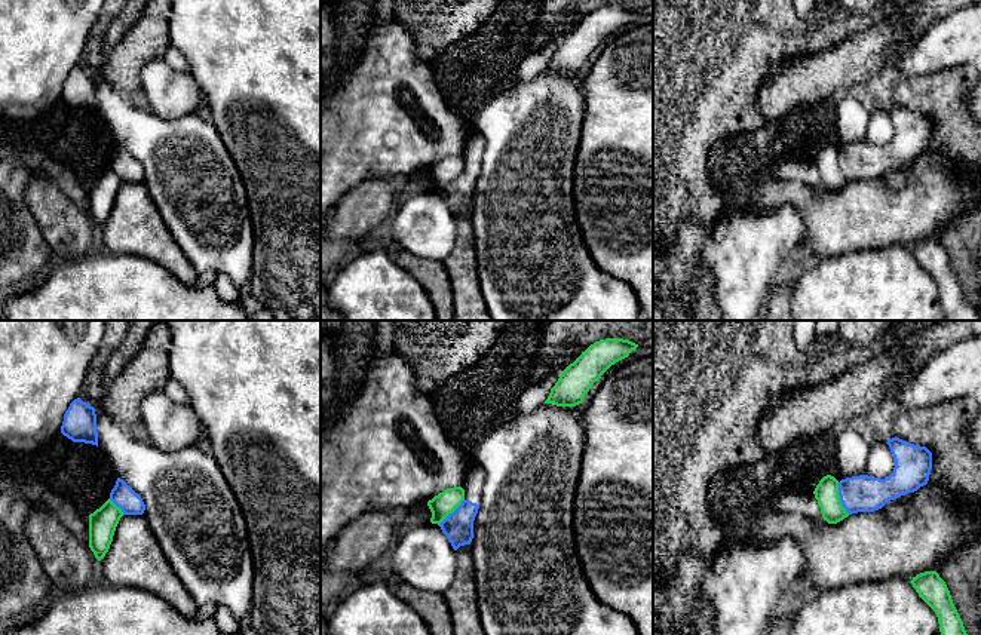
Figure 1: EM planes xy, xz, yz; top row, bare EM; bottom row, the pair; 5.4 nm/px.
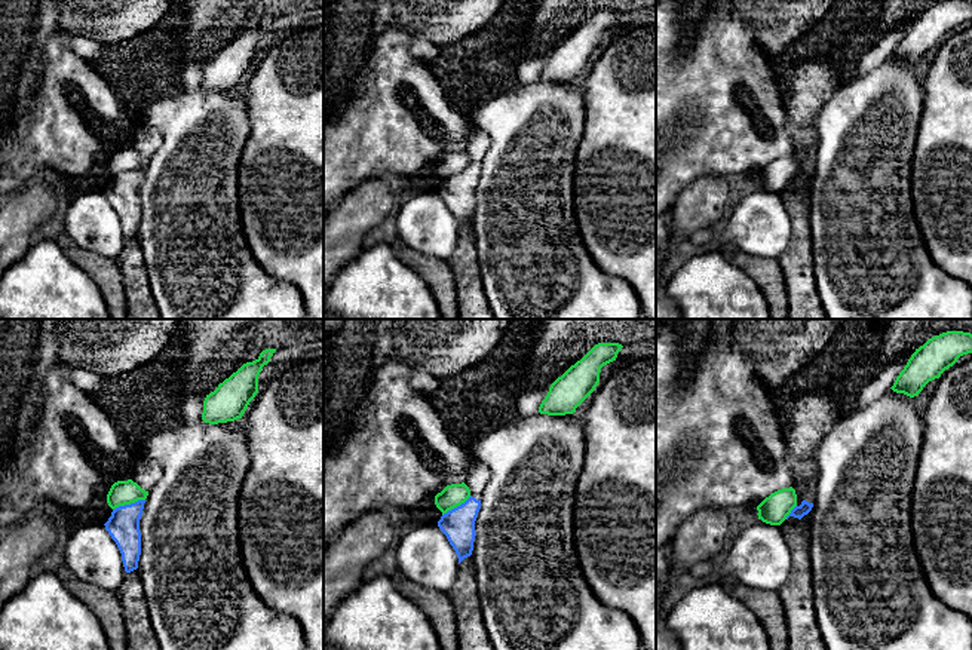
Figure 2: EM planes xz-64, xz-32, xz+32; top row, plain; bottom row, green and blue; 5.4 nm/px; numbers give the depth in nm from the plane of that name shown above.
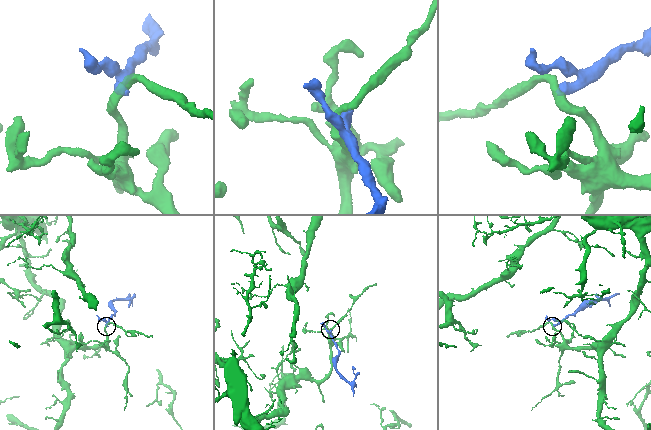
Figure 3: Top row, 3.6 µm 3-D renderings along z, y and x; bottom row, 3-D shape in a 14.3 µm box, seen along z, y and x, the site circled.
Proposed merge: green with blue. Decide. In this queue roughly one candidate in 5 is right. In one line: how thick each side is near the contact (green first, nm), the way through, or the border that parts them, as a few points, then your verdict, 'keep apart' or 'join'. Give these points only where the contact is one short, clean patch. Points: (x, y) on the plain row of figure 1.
130 nm thick on the green side, 200 nm on the other; border along yz (837, 150), (839, 168), (849, 181); keep apart

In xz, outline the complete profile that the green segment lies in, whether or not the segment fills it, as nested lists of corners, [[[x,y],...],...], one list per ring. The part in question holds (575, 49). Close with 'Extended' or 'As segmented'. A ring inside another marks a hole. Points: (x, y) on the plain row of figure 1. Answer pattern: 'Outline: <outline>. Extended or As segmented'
Outline: [[[606,6],[591,12],[560,43],[545,71],[576,74],[592,52],[616,30],[629,24],[638,12],[623,6]]]. As segmented

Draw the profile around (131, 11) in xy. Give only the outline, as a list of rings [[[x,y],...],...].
[[[125,0],[120,12],[110,22],[105,34],[104,45],[107,50],[113,49],[128,33],[128,30],[140,19],[148,0]]]

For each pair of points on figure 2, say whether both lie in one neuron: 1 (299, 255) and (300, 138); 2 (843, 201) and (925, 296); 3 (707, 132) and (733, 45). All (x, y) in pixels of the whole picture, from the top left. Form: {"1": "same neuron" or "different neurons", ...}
{"1": "same neuron", "2": "same neuron", "3": "same neuron"}

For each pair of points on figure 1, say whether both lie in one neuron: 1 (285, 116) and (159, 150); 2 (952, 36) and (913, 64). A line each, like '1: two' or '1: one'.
1: two
2: one

